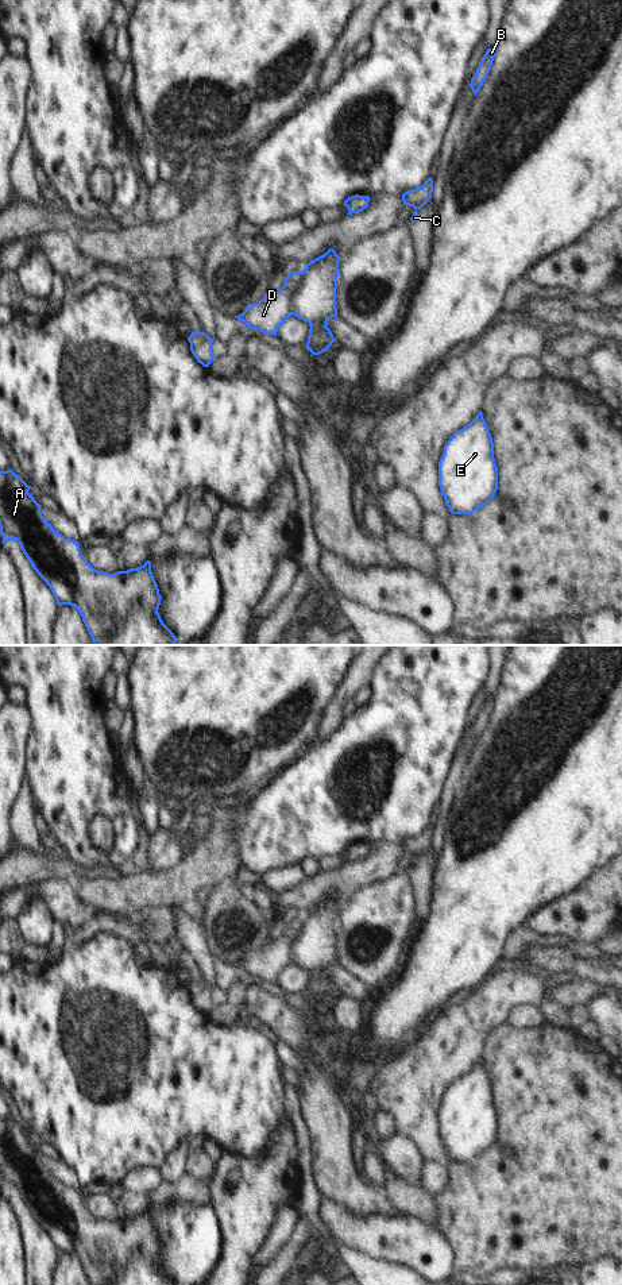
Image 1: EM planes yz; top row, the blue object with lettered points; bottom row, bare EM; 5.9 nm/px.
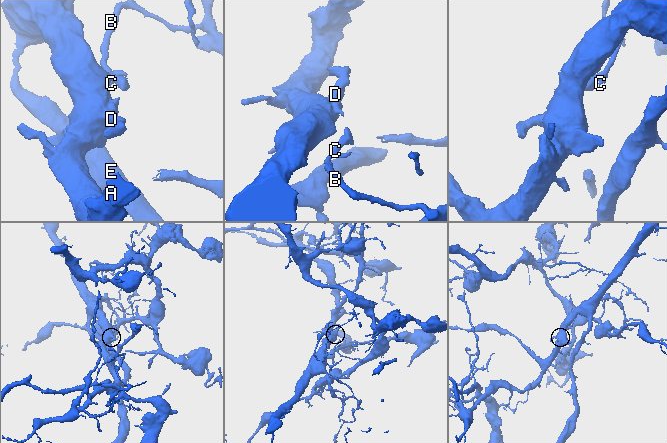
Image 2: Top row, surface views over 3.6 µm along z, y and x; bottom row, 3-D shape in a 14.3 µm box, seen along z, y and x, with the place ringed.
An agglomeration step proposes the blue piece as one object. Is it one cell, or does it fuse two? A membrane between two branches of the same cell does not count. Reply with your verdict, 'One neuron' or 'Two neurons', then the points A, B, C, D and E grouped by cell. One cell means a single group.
Two neurons. Groups: A E / B C D

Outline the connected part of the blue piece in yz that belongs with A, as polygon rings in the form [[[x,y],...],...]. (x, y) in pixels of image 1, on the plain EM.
[[[11,1116],[0,1119],[0,1181],[5,1193],[11,1186],[19,1191],[57,1251],[74,1254],[90,1285],[175,1285],[158,1261],[162,1245],[151,1220],[151,1209],[115,1222],[94,1218],[81,1203],[78,1191],[65,1186],[46,1169],[30,1137]]]

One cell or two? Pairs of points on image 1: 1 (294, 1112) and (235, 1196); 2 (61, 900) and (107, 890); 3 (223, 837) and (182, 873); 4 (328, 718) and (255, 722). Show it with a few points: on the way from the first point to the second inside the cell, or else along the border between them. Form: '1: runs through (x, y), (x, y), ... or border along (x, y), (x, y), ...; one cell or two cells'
1: border along (290, 1119), (298, 1152); two cells
2: border along (66, 880), (80, 898); two cells
3: runs through (213, 846), (192, 868); one cell
4: border along (335, 690), (315, 734), (306, 745); two cells

